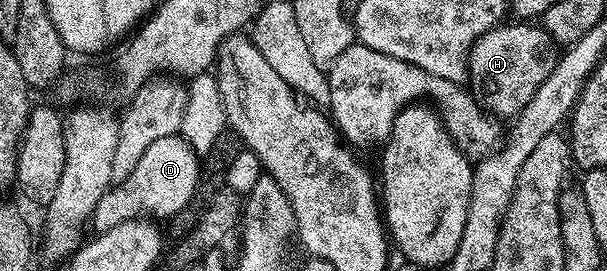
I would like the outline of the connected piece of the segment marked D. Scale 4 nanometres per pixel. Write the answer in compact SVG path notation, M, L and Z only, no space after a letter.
M184 136L159 138L159 142L151 142L151 146L143 150L143 158L139 158L135 170L131 170L125 180L114 183L103 198L99 198L91 217L92 227L97 227L96 231L102 233L128 220L173 216L183 211L193 196L198 195L197 182L200 178L198 153L193 151Z

